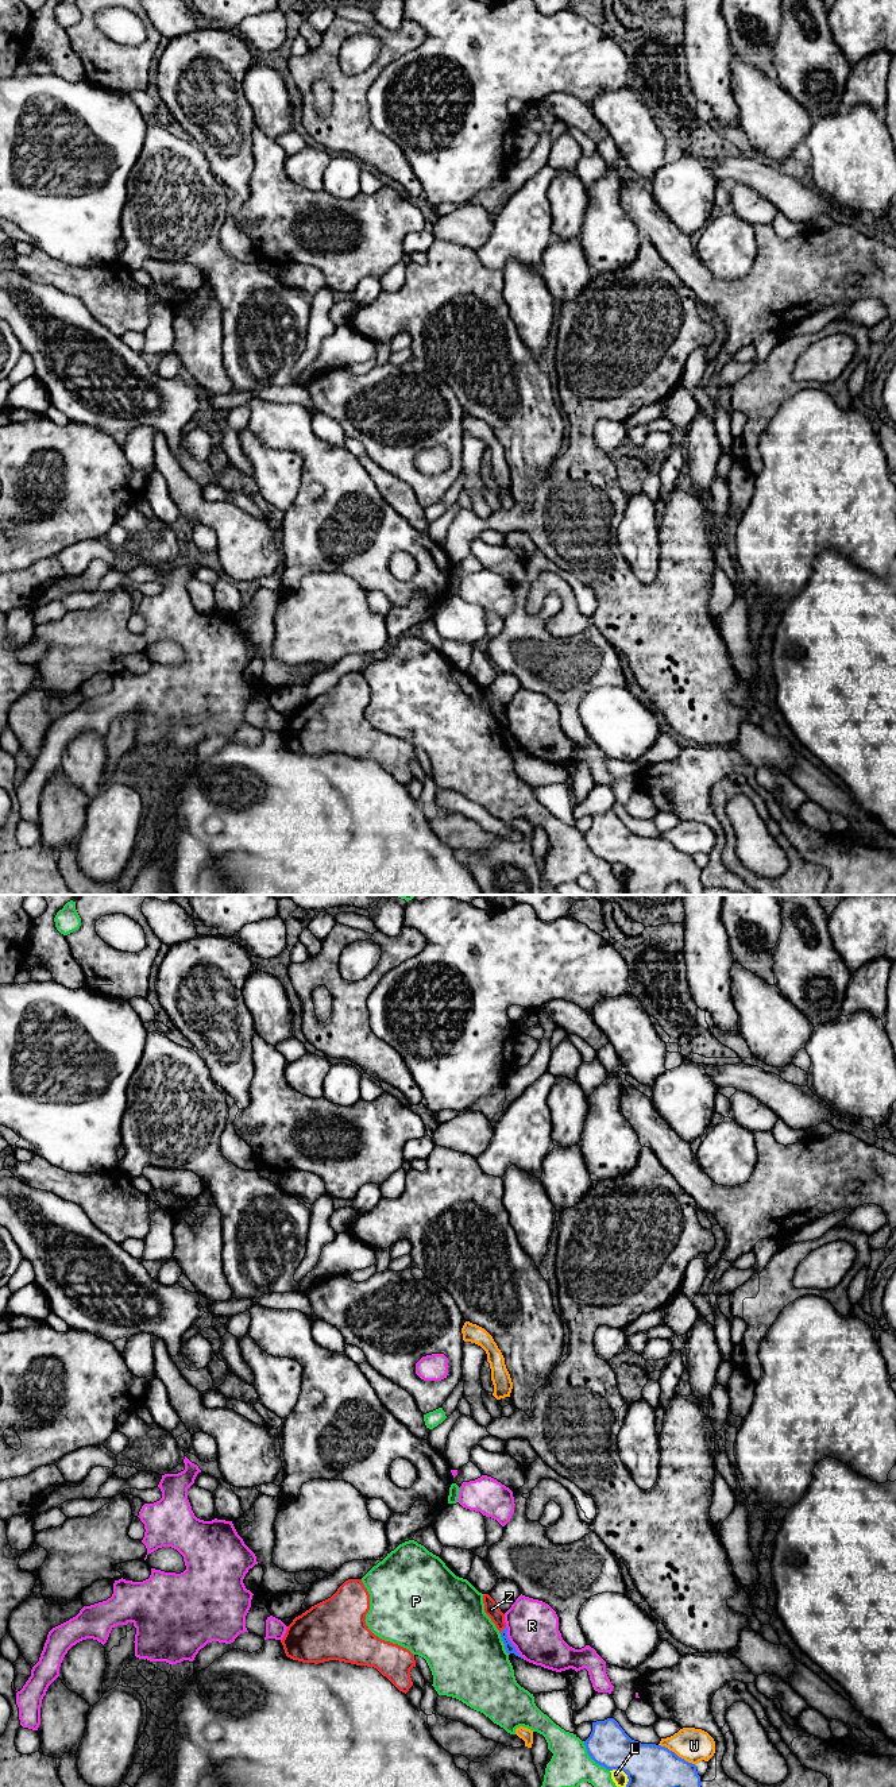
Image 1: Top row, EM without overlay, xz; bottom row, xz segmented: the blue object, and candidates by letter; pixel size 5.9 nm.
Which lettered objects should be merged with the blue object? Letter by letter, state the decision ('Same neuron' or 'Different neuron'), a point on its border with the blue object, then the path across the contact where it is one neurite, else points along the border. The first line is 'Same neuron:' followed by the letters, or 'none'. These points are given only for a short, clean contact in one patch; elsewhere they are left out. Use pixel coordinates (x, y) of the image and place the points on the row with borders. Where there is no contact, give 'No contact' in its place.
Same neuron: none
L: Different neuron. Touches blue at xz (624, 1771)
P: Different neuron. Touches blue at xz (593, 1759)
R: Different neuron. Touches blue at xz (512, 1644)
W: Different neuron. Touches blue at xz (676, 1755)
Z: Different neuron. Touches blue at xz (504, 1629). Boundary: xz (505, 1627), (499, 1632)

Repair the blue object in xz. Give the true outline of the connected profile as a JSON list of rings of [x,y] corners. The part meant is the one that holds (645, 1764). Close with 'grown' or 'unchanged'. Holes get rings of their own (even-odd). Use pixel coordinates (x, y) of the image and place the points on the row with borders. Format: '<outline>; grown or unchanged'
[[[614,1718],[592,1722],[592,1732],[584,1741],[588,1756],[609,1771],[621,1769],[627,1775],[626,1787],[700,1787],[696,1765],[675,1752],[656,1744],[632,1740]]]; unchanged

